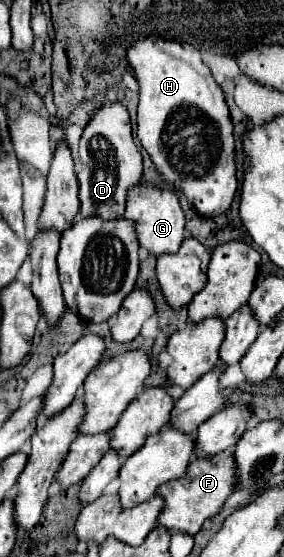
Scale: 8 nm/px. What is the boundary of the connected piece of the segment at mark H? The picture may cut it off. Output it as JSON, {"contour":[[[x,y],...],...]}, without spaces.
{"contour":[[[149,35],[139,39],[133,47],[127,47],[127,63],[135,81],[139,85],[139,105],[137,105],[137,137],[145,151],[151,155],[159,173],[187,195],[189,203],[205,217],[221,215],[233,201],[237,191],[235,175],[235,137],[233,123],[229,119],[229,109],[221,87],[215,83],[209,67],[201,61],[199,51],[175,39],[161,39]]]}

